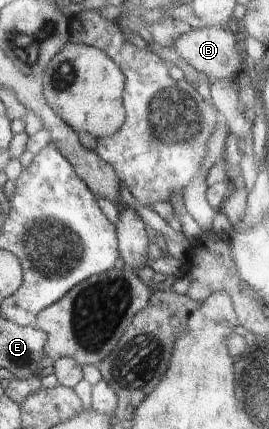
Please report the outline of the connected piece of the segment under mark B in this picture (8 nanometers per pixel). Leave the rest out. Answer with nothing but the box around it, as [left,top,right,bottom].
[173,27,246,81]

